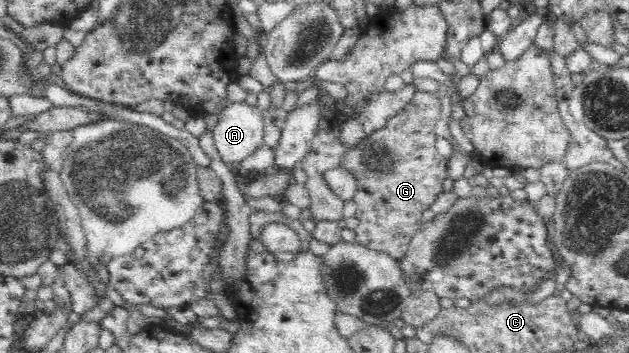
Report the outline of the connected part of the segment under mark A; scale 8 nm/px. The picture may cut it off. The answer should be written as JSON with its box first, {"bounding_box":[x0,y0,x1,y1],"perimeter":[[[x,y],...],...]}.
{"bounding_box":[210,103,263,167],"perimeter":[[[230,103],[210,124],[217,157],[226,167],[240,165],[263,142],[262,111],[246,103]]]}

